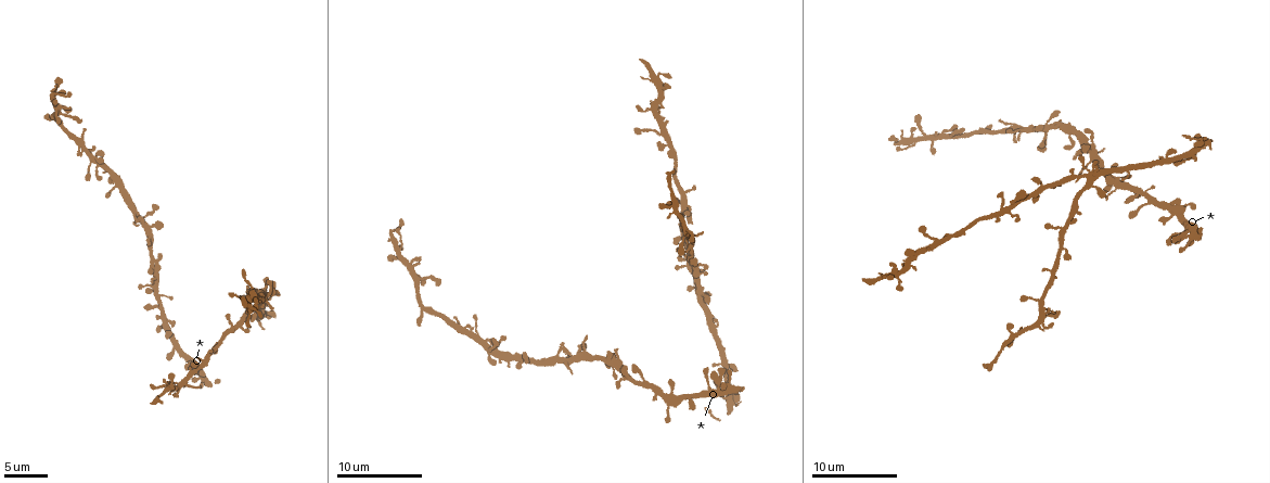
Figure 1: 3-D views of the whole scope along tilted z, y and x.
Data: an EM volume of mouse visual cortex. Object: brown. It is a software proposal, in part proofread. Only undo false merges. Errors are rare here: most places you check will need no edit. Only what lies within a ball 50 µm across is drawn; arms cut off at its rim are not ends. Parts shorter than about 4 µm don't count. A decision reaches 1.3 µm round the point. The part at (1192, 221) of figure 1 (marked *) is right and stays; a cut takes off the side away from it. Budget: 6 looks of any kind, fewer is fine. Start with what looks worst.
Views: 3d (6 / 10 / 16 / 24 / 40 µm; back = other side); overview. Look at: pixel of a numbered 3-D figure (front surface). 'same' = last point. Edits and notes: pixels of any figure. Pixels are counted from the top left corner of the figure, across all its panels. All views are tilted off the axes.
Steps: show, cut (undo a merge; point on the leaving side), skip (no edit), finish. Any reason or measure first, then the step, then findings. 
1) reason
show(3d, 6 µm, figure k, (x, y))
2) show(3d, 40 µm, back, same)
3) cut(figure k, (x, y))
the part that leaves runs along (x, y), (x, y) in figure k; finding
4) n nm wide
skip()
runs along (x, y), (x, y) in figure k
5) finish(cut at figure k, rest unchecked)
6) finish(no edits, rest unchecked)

four or more arms meet
show(3d, 16 µm, figure 1, (1088, 181))

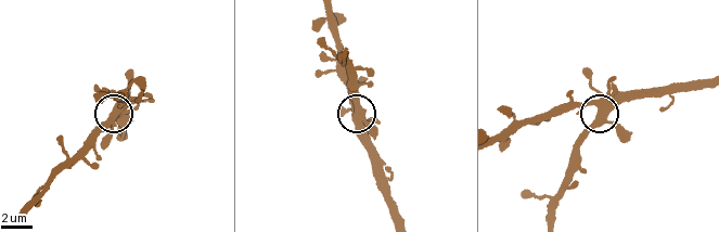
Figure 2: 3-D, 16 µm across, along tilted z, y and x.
skip()
all the same neuron

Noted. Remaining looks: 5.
three arms meet
show(3d, 10 µm, figure 1, (1062, 242))

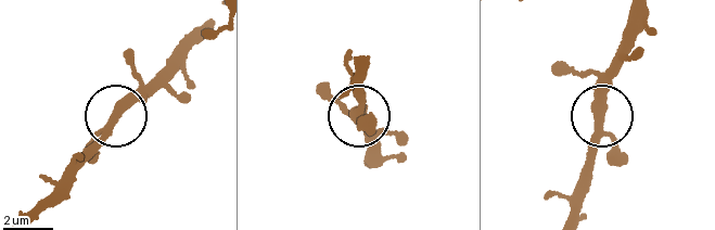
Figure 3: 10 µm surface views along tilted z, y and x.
310 nm wide
skip()
runs along (645, 12), (575, 188) in figure 3; one neuron here

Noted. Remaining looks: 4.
calibre changes
show(3d, 10 µm, figure 1, (76, 139))

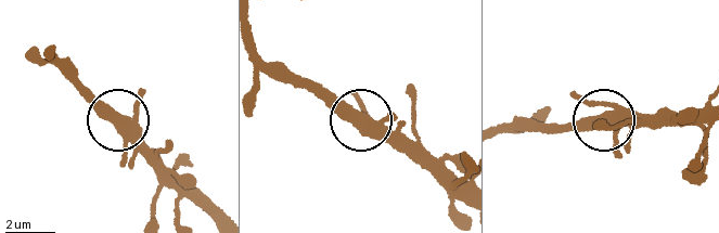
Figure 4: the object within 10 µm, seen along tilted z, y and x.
4 arms
skip()
runs along (706, 121), (554, 132) in figure 4; all the same neuron

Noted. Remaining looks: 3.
finish(no edits, rest unchecked)

